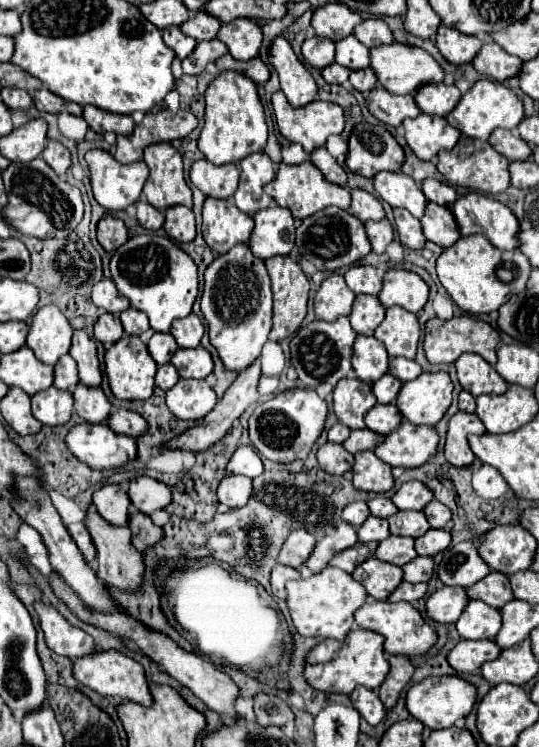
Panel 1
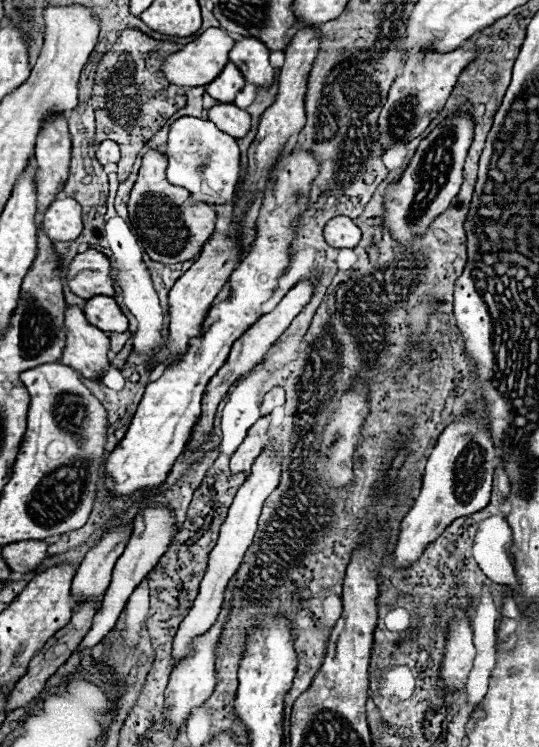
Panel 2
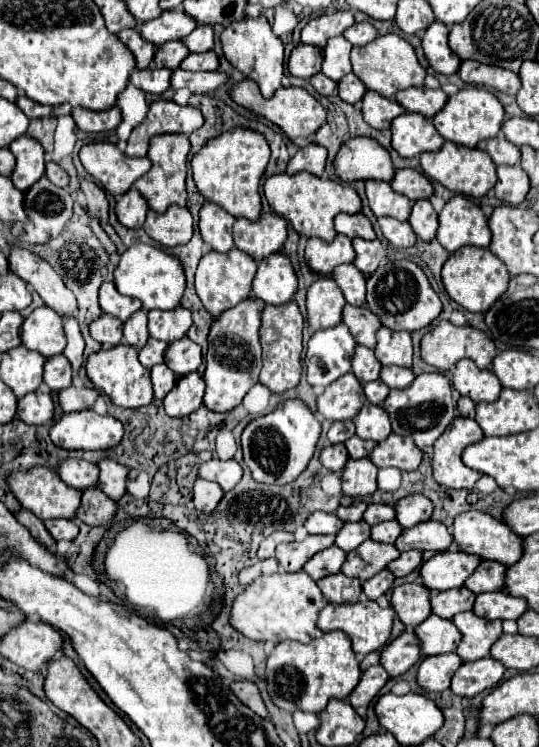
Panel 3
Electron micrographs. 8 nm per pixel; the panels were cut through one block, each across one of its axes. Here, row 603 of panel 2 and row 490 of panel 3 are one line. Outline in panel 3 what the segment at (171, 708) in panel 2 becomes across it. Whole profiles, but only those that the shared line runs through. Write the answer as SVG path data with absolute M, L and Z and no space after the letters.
M208 460L200 468L200 478L214 480L222 486L224 492L230 492L242 478L242 468L236 460Z

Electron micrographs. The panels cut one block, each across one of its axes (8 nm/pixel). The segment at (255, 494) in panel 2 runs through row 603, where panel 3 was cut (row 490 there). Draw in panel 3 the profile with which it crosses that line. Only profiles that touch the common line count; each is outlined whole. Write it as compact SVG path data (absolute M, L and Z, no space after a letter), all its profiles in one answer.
M198 478L194 482L194 498L192 498L192 502L194 502L196 510L206 512L206 514L214 512L214 508L222 500L222 496L224 496L224 490L220 488L220 484L214 484L214 482L208 482L208 480L202 480L202 478Z

